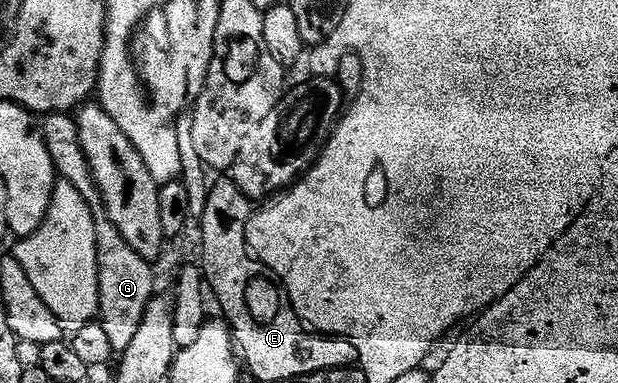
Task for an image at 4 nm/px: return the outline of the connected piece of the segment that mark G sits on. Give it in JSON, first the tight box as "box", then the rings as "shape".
{"box":[38,112,154,352],"shape":[[[53,112],[39,119],[38,129],[46,144],[46,152],[50,152],[50,160],[54,164],[57,175],[63,181],[74,184],[82,200],[90,208],[94,216],[94,236],[96,237],[96,259],[98,260],[98,284],[100,285],[100,312],[98,322],[104,326],[110,336],[110,343],[116,352],[130,348],[130,340],[134,340],[138,328],[143,322],[143,314],[154,299],[152,293],[152,269],[148,261],[126,240],[122,240],[122,232],[118,232],[115,224],[108,219],[108,209],[96,187],[94,176],[90,172],[90,164],[86,160],[86,152],[82,152],[82,142],[78,136],[75,117],[68,112]]]}

